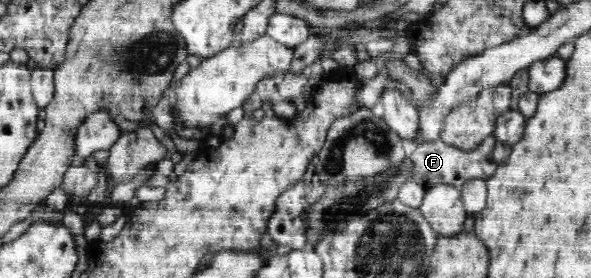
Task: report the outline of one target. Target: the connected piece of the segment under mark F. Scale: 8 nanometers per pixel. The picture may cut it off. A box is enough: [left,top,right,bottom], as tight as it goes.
[410,134,497,189]

